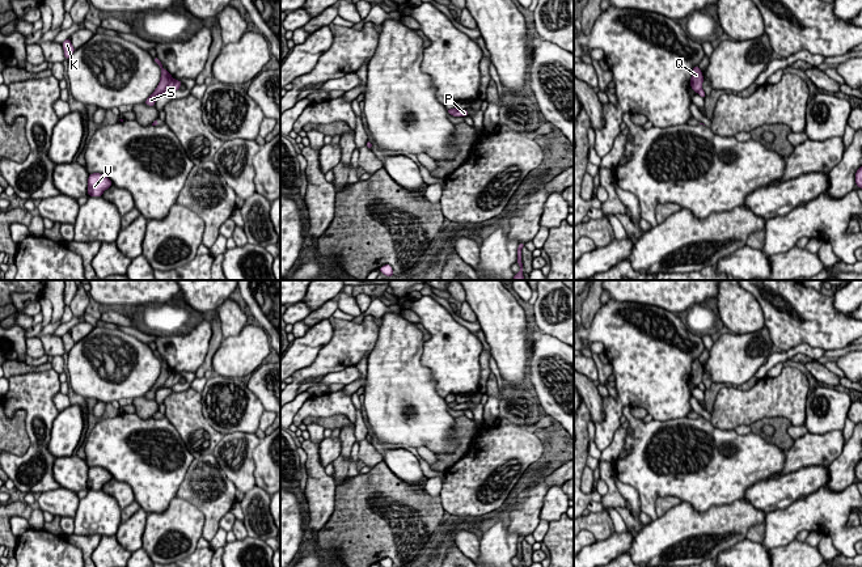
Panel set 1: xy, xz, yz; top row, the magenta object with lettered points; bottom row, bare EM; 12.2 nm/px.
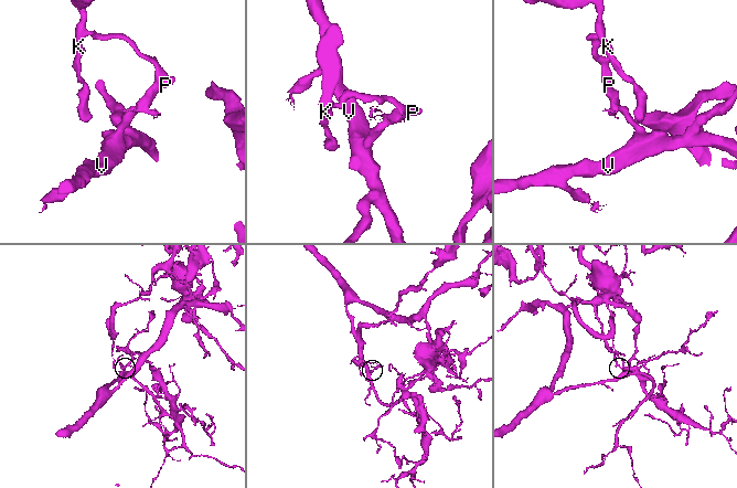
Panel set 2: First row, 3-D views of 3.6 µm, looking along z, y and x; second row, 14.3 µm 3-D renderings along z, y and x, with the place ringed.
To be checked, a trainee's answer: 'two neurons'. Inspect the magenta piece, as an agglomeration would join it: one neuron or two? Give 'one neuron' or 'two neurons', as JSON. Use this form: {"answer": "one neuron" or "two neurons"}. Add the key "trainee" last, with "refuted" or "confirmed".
{"answer": "two neurons", "trainee": "confirmed"}

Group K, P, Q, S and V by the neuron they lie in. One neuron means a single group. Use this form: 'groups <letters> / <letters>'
groups K Q S / P V

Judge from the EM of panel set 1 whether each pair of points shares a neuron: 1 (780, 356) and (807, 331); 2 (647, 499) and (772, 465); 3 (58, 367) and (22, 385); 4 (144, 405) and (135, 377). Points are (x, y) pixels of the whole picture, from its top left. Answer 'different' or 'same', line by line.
1: different
2: same
3: different
4: different

